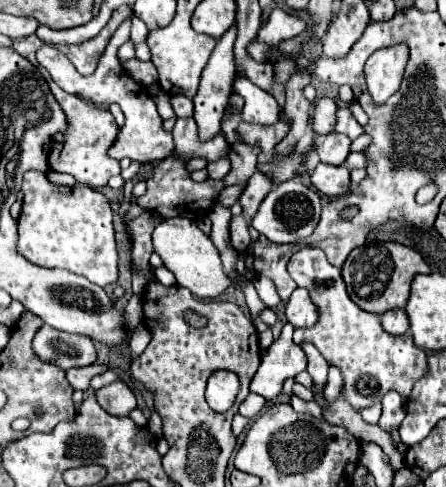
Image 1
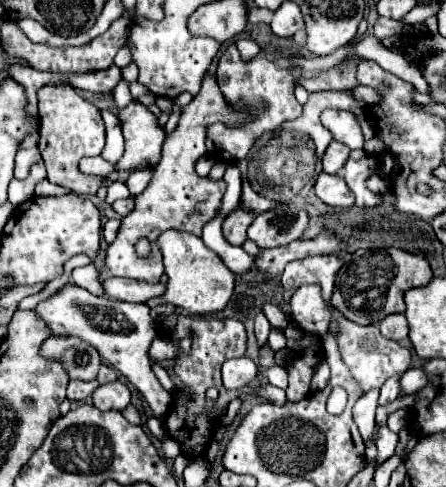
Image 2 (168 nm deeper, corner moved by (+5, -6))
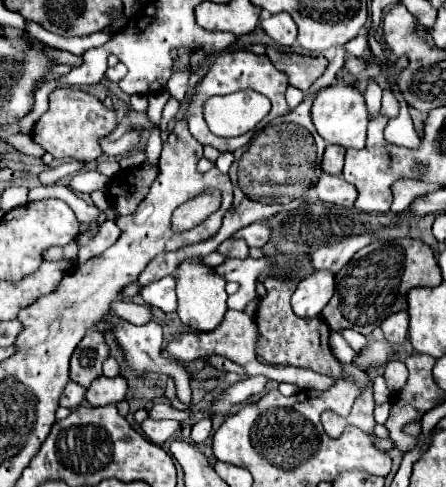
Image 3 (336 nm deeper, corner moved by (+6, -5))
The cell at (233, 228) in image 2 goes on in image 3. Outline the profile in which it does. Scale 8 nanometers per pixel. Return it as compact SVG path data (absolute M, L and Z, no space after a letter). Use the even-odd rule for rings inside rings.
M225 240L219 248L217 248L219 254L223 254L225 258L247 258L249 256L249 248L245 246L245 242L241 240Z

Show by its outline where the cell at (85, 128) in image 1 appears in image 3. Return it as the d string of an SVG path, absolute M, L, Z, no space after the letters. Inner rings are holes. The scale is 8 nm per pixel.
M59 86L49 94L49 110L33 126L33 140L39 142L53 158L71 156L81 162L89 162L101 156L99 138L111 134L117 128L115 110L107 108L99 98L77 88Z

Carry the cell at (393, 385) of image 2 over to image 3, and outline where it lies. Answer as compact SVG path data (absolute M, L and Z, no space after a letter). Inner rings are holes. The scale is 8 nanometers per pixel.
M399 358L389 360L389 362L385 364L383 376L385 376L385 380L387 380L387 386L389 386L393 392L401 390L401 386L405 386L405 382L407 382L407 366L405 366L405 362L401 362Z

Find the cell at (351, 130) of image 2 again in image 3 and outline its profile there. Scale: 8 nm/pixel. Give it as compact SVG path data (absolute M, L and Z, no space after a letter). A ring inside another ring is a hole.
M341 68L337 72L335 82L331 86L321 88L315 94L315 100L313 100L313 106L311 106L311 120L313 120L319 136L327 144L339 144L343 148L365 146L367 124L369 124L367 104L365 104L365 98L361 94L361 90L357 88L357 80L345 68Z

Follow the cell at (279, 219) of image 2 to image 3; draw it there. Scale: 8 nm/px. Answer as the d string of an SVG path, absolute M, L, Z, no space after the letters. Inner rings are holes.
M255 222L245 226L243 230L237 230L231 238L245 240L249 248L263 248L269 242L269 228L263 226L263 222Z

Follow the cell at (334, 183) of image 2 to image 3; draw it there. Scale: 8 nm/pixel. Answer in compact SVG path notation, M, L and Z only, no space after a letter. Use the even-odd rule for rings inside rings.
M321 174L315 188L317 188L317 194L323 202L345 206L345 208L351 208L357 198L357 188L353 184L349 184L343 176Z

